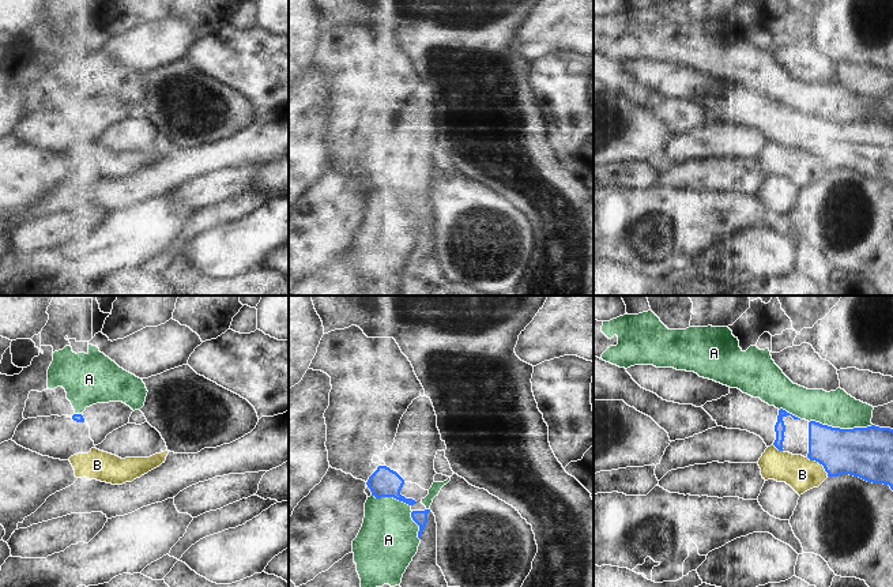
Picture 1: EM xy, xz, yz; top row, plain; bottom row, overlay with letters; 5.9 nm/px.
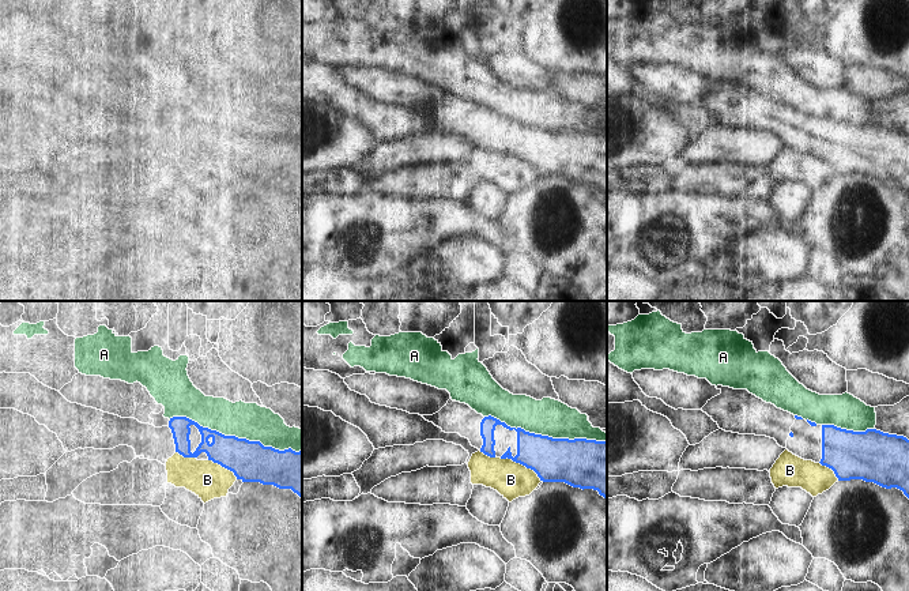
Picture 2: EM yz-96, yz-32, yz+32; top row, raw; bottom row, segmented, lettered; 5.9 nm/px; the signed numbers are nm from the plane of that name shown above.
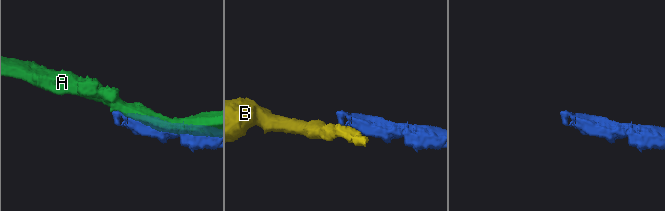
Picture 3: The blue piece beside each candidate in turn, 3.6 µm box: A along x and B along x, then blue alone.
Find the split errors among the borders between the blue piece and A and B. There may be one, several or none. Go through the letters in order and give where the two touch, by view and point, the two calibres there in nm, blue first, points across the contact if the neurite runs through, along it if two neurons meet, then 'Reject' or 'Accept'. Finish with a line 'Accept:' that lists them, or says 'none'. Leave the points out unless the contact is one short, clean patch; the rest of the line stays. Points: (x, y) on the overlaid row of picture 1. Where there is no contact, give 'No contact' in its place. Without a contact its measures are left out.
A: Touches blue at yz (839, 428). Thickness 300 nm (blue) against 220 nm. Reject
B: Touches blue at yz (820, 463). Thickness 280 nm (blue) against 200 nm. Boundary: yz (807, 456), (817, 461), (828, 476). Reject
Accept: none.

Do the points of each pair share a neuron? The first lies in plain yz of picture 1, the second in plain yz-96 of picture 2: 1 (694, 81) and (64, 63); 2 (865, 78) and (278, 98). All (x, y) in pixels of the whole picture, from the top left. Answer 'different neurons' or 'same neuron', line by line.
1: different neurons
2: same neuron

